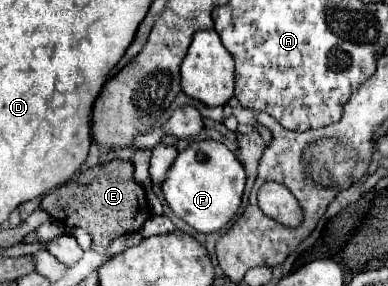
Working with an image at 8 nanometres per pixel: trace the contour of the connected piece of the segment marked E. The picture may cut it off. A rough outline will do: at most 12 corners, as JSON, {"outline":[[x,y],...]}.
{"outline":[[110,160],[46,194],[40,208],[84,228],[92,250],[152,216],[134,166]]}

